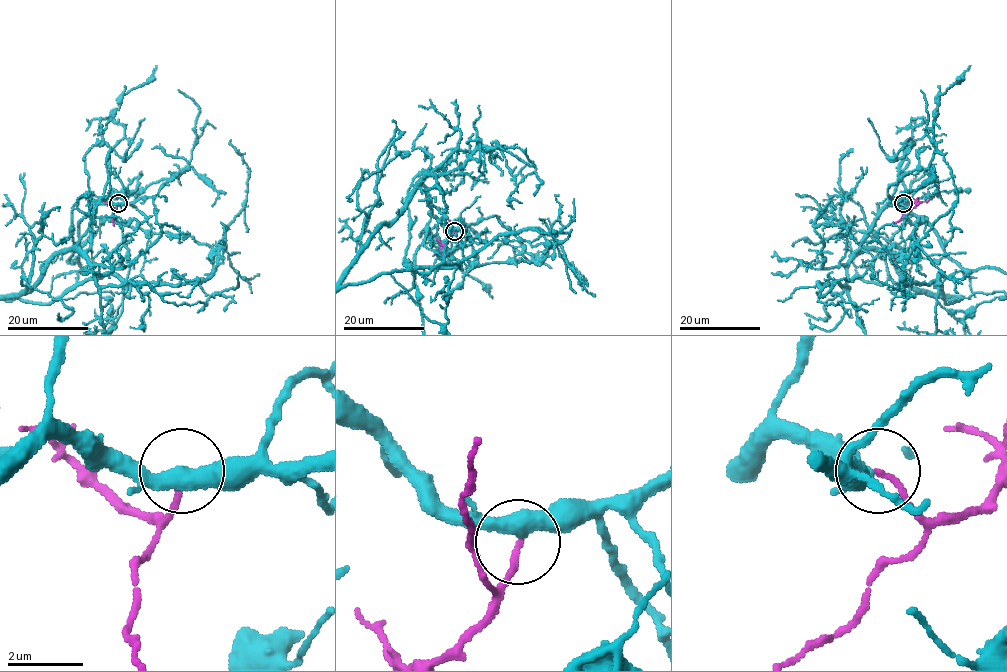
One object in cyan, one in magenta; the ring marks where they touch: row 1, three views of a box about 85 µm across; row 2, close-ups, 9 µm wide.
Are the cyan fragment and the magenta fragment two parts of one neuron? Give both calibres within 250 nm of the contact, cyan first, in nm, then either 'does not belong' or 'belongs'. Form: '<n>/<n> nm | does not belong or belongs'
440/150 nm | belongs

